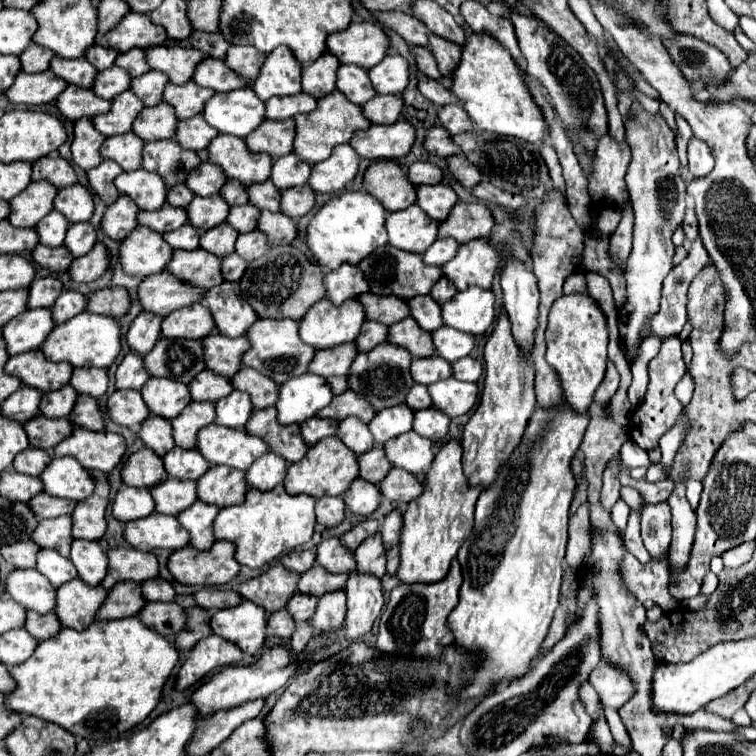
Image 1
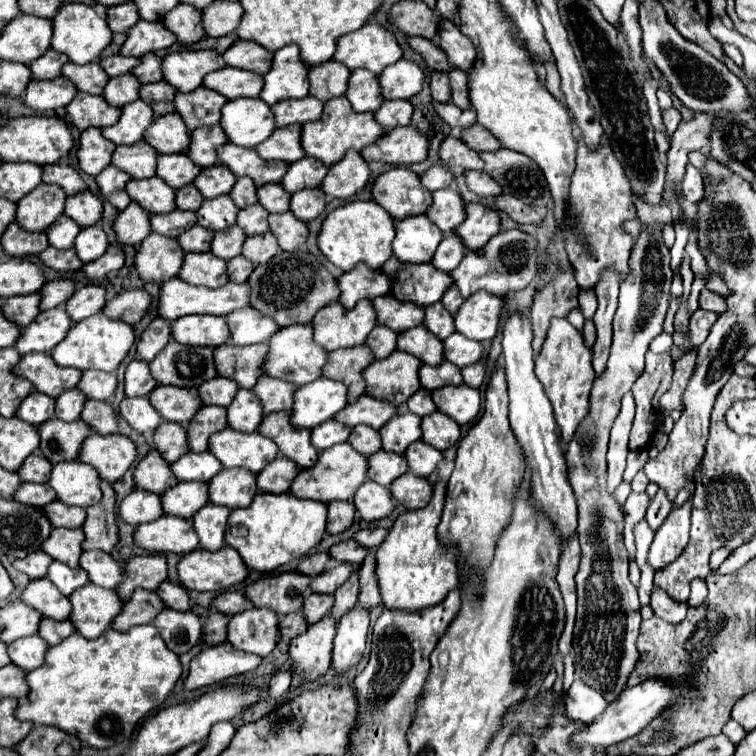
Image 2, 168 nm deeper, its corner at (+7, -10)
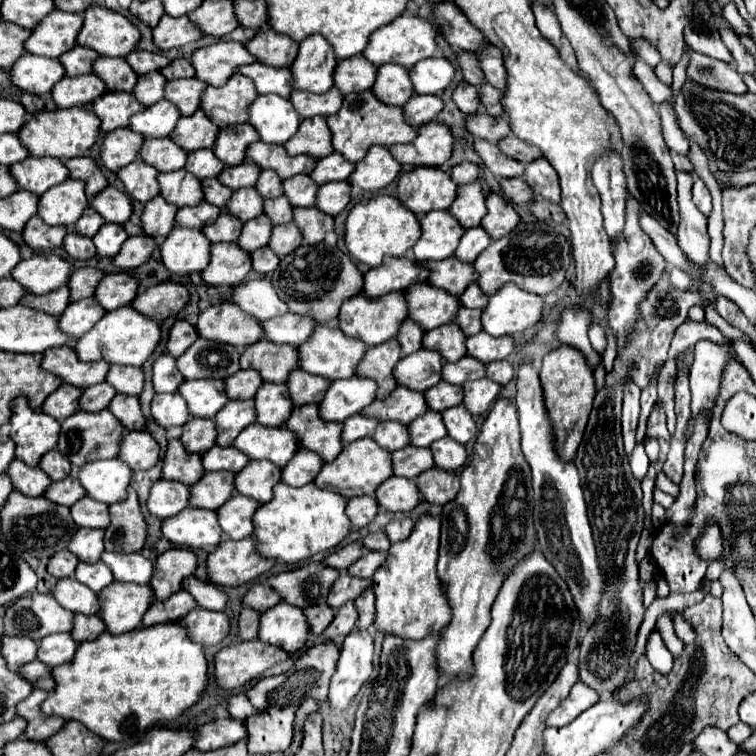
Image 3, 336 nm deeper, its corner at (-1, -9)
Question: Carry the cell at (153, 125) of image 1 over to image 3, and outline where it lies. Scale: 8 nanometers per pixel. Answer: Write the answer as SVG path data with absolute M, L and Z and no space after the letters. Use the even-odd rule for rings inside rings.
M196 111L190 117L182 117L170 135L184 151L196 151L204 147L214 147L220 127L212 119L206 117L204 111Z

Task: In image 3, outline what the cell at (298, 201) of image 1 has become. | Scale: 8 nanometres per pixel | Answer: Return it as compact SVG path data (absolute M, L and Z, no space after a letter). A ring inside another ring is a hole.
M332 181L320 185L318 189L318 203L316 207L328 215L338 215L352 199L352 185L348 181Z

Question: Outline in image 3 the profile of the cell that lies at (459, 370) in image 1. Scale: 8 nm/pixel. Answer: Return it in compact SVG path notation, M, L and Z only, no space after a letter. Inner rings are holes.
M492 361L486 365L486 377L500 385L508 385L514 379L514 367L510 361Z

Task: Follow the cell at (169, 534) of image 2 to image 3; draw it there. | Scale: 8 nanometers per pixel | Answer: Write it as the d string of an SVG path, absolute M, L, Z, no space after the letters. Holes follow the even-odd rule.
M186 507L178 515L168 517L162 523L162 533L168 541L188 549L214 551L214 547L222 541L218 513L198 507Z

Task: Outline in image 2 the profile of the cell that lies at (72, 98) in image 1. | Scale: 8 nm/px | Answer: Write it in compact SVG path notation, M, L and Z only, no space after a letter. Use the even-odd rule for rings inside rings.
M78 92L74 100L66 106L66 116L72 126L78 130L86 130L90 126L104 128L116 124L120 118L120 110L106 104L102 96L90 96L86 92Z

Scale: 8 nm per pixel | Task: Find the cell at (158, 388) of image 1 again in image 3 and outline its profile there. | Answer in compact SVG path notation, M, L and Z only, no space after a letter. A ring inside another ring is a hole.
M198 379L184 381L180 385L180 395L186 399L190 415L214 419L216 411L222 409L230 399L226 395L224 379Z

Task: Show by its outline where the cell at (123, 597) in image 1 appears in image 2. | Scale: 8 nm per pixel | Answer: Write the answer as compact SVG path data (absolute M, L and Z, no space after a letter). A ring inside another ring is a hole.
M138 588L138 592L134 592L134 596L128 602L124 602L122 612L114 616L114 624L110 624L110 628L126 632L126 628L130 626L150 624L162 608L164 604L154 592L146 592Z

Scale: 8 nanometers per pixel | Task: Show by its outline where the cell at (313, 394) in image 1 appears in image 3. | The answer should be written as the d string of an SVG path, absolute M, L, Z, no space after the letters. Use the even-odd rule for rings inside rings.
M366 377L338 379L326 391L320 403L320 415L324 421L342 423L350 415L356 415L364 407L368 407L376 399L376 391L378 391L378 385L374 385L374 379L366 379Z

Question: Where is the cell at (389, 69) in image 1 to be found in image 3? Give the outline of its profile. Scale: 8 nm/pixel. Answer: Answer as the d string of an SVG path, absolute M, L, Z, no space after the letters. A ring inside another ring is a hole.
M430 57L410 69L410 79L420 95L440 95L454 81L454 75L456 67L446 57Z

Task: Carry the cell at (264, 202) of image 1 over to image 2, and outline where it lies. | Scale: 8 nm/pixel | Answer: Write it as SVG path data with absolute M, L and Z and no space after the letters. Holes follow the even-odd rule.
M264 184L258 188L258 202L270 212L270 214L282 214L288 210L290 194L284 192L280 184Z

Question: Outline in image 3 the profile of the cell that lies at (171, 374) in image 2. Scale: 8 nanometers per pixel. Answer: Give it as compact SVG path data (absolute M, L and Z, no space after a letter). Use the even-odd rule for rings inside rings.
M198 339L182 357L178 369L184 379L226 379L240 369L240 351L226 343Z

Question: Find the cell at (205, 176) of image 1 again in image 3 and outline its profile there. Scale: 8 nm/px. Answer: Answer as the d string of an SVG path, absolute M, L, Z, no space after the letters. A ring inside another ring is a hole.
M242 163L242 165L236 165L236 167L226 167L218 179L226 185L226 187L232 187L232 191L240 189L240 187L254 187L254 183L258 181L258 175L260 175L260 167L256 163Z

